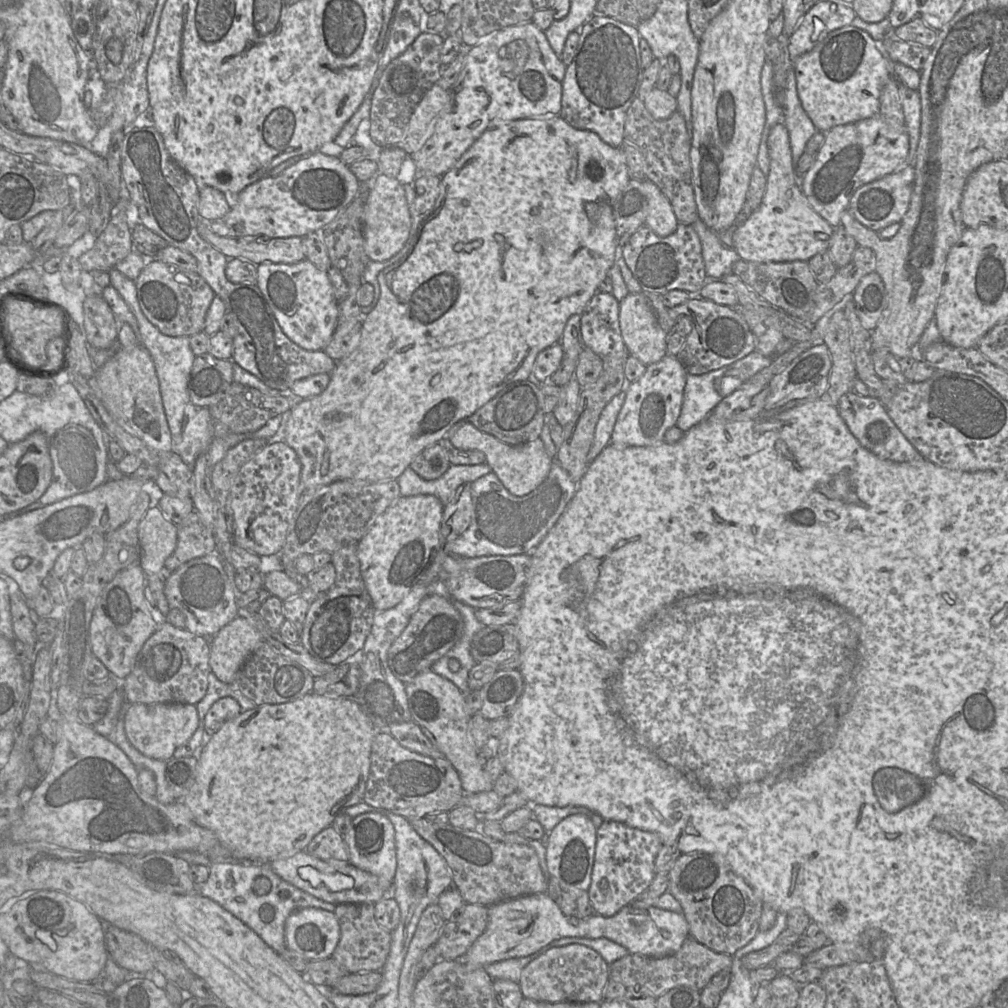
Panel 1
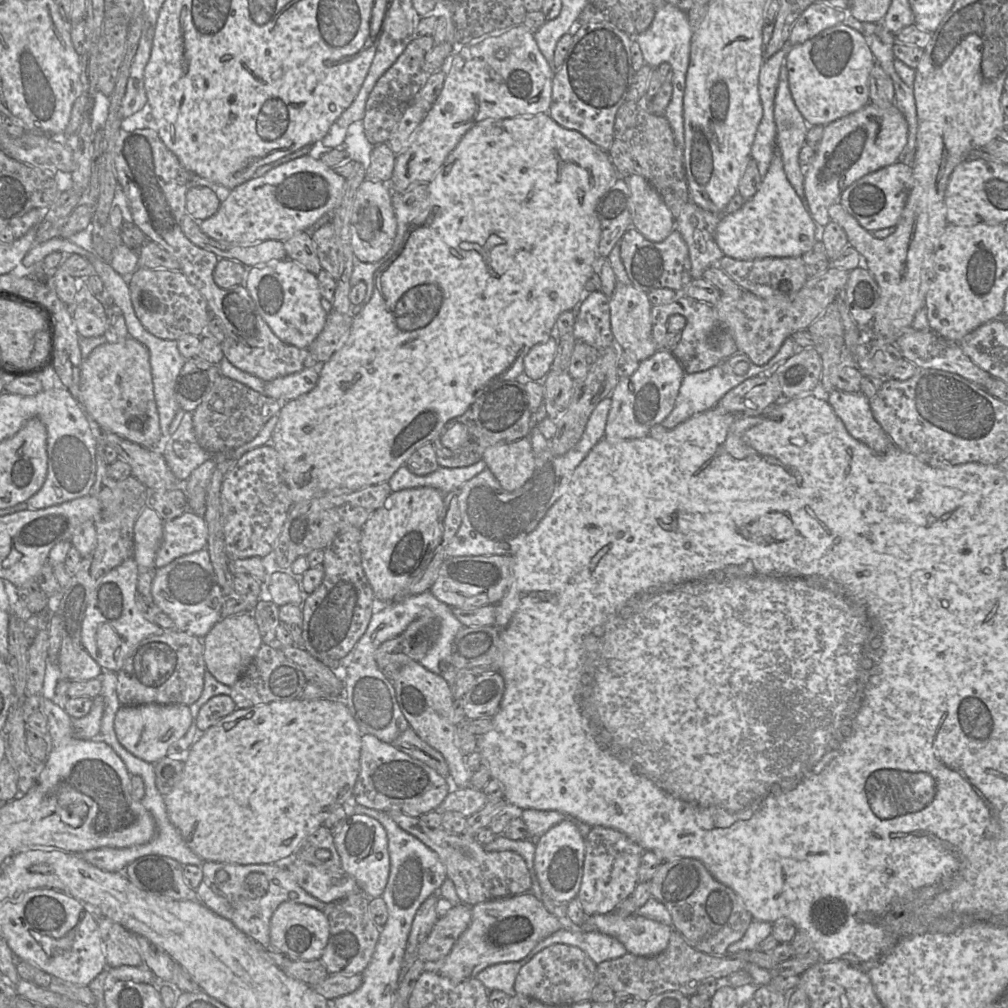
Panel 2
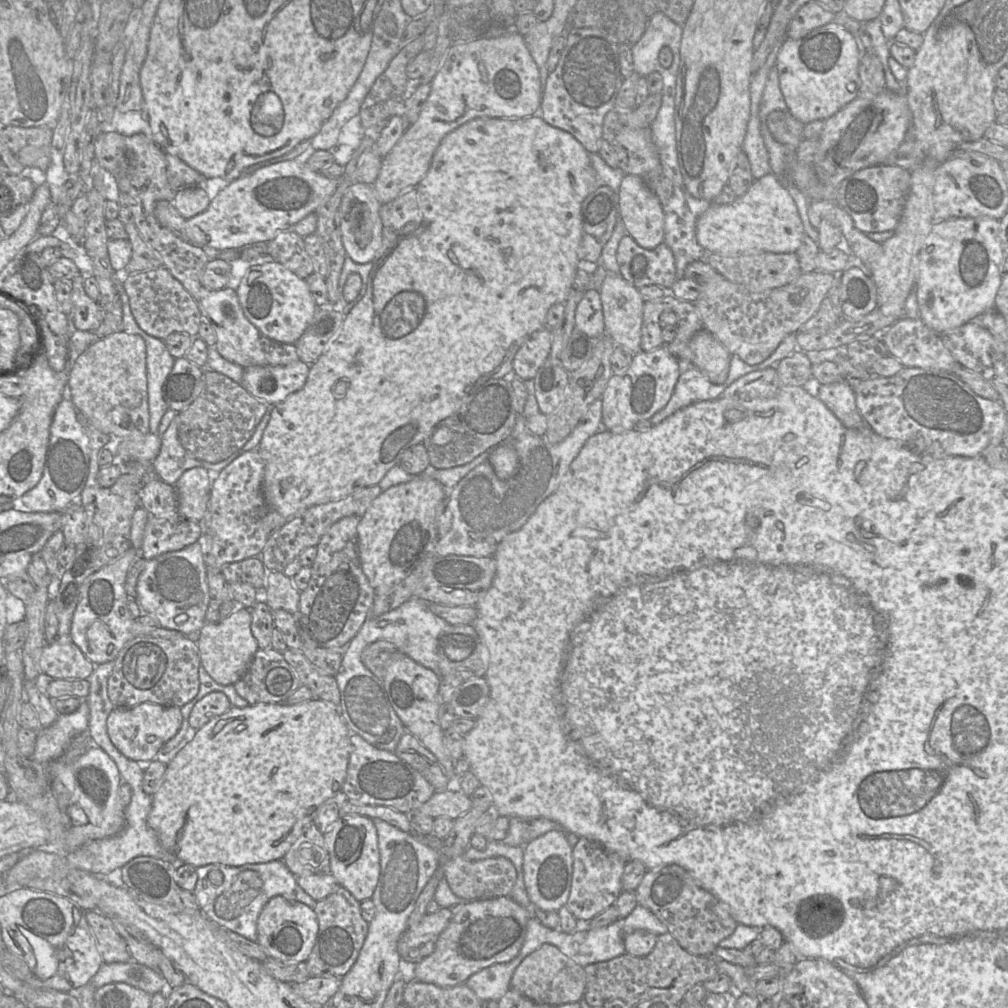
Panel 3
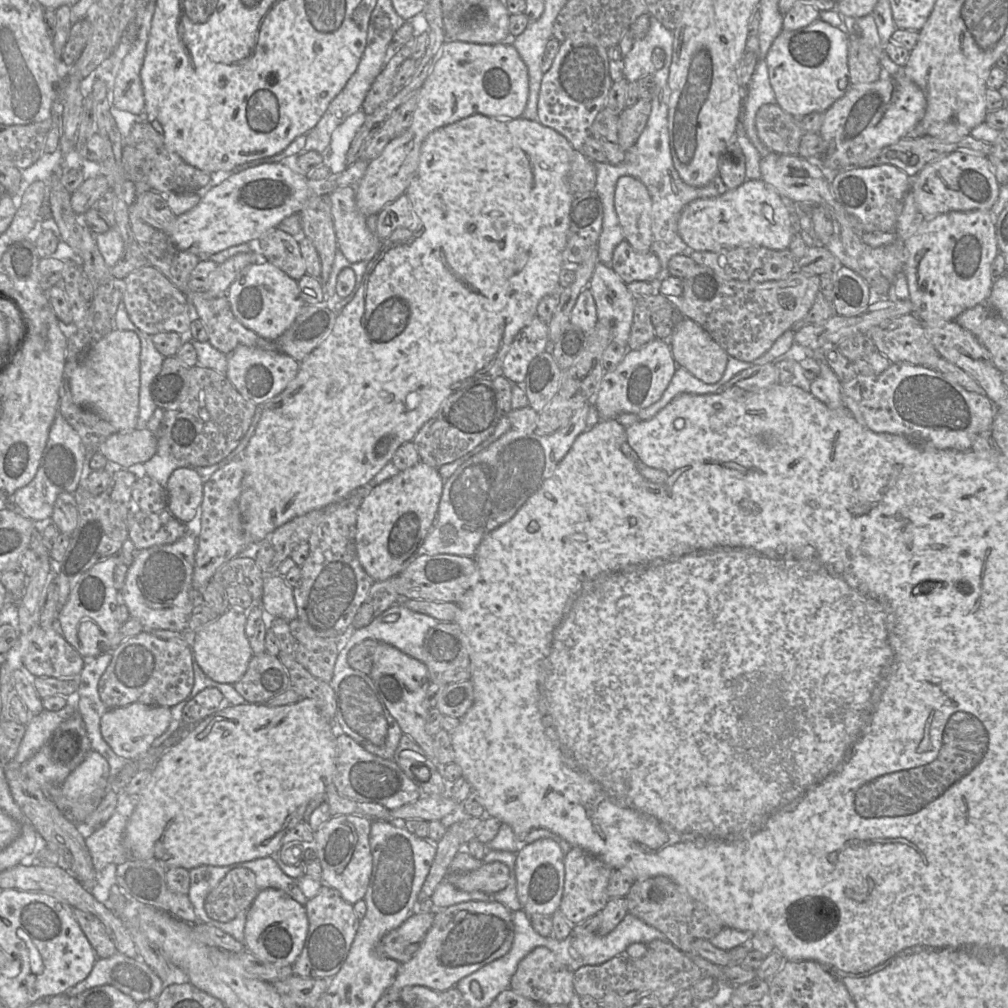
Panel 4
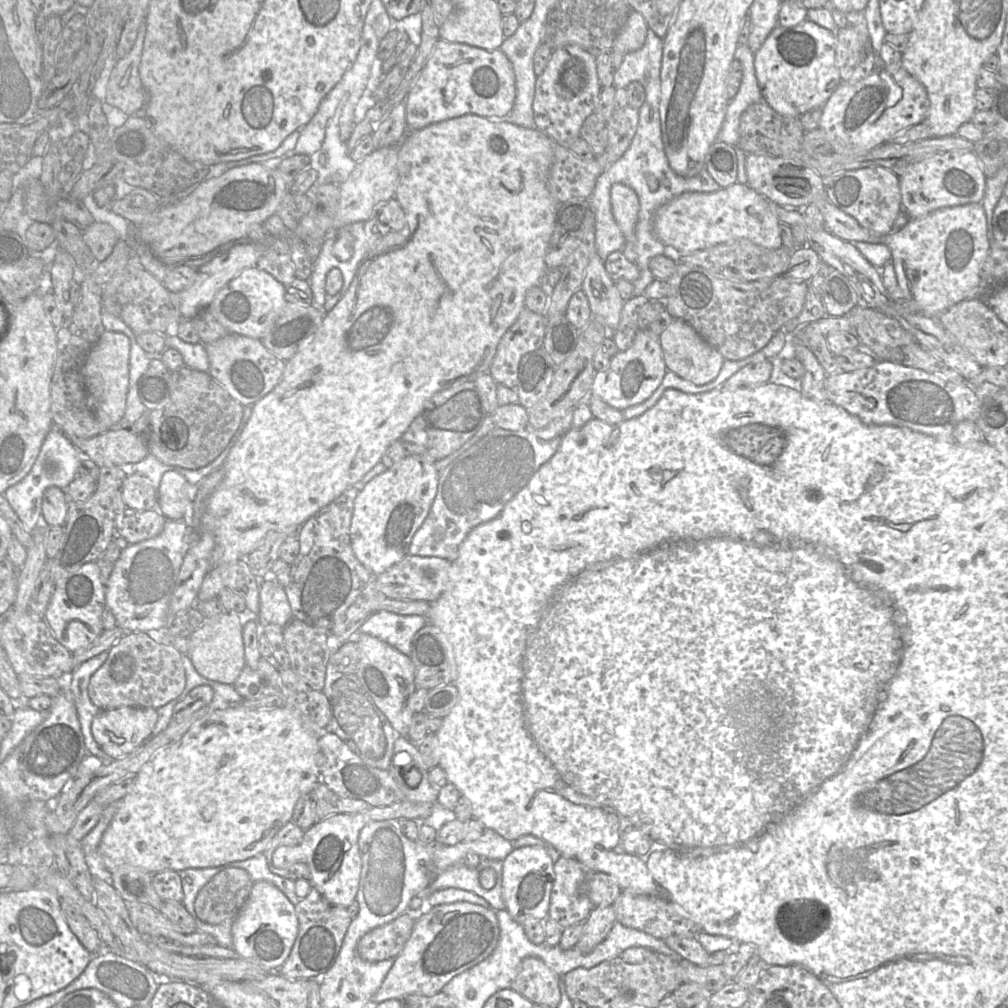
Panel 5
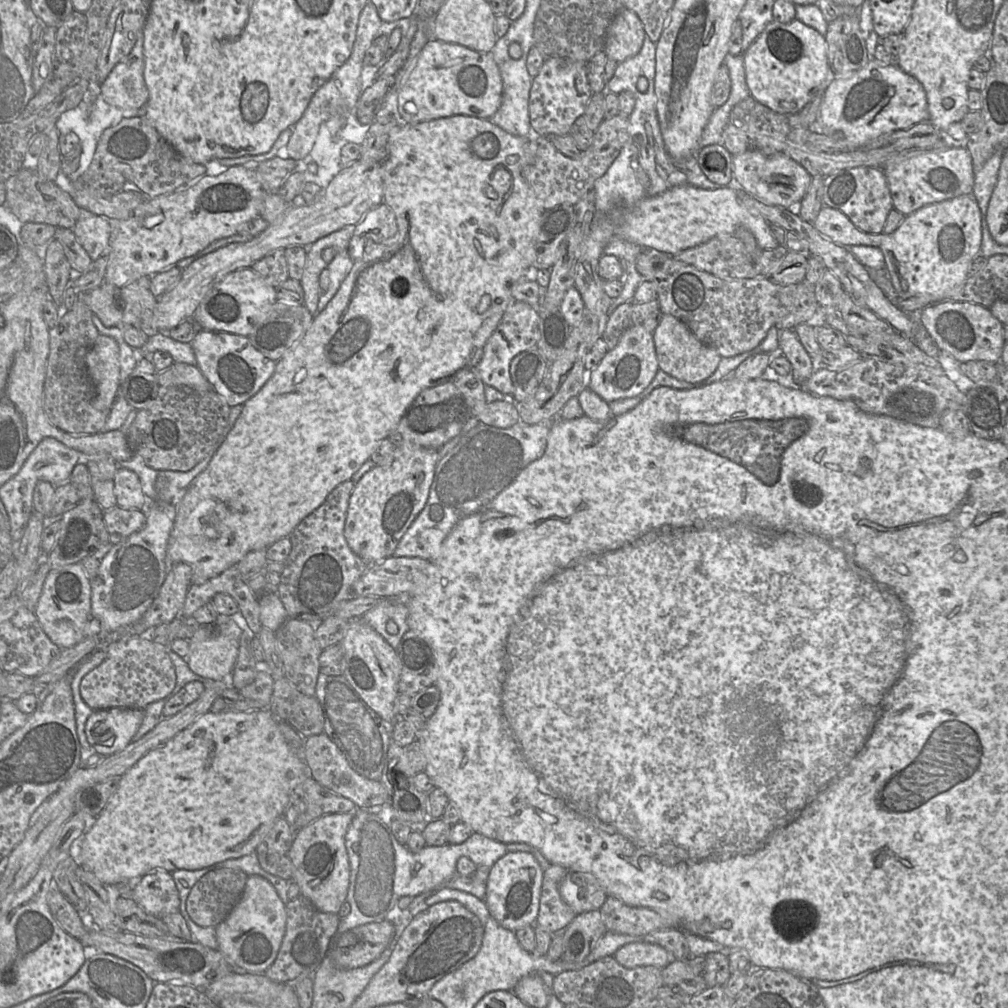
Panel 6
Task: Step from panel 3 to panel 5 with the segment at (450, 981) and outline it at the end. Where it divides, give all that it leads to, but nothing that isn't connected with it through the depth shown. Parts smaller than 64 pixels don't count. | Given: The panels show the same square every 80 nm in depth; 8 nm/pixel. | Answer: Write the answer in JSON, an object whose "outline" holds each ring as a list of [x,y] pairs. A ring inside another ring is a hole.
{"outline":[[[468,902],[433,906],[414,923],[411,935],[381,986],[371,999],[379,1004],[389,999],[401,999],[410,994],[430,996],[456,975],[472,968],[494,951],[500,939],[500,927],[495,911]]]}

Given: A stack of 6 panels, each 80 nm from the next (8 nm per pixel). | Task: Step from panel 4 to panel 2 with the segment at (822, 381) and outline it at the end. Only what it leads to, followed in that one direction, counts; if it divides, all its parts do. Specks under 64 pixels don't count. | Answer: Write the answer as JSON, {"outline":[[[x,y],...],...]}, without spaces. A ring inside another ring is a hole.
{"outline":[[[834,389],[826,400],[853,438],[877,453],[886,453],[894,448],[891,439],[875,420],[869,398],[864,394]]]}

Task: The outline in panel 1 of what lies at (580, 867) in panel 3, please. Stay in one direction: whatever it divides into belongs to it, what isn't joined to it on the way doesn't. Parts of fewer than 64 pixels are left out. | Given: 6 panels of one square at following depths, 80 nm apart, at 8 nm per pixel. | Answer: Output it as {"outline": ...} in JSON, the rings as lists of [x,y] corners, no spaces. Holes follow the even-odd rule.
{"outline":[[[604,821],[597,828],[591,883],[587,890],[595,914],[613,916],[648,888],[656,876],[655,859],[662,845],[656,833],[620,822]]]}

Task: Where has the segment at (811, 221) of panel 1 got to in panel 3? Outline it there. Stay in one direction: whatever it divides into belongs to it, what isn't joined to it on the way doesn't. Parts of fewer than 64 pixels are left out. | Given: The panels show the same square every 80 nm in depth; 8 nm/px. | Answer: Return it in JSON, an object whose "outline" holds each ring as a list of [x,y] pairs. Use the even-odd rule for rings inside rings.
{"outline":[[[772,172],[755,180],[748,191],[734,202],[711,205],[697,218],[696,223],[696,238],[705,251],[728,257],[757,252],[795,253],[804,234],[806,233],[795,201],[785,184]]]}

